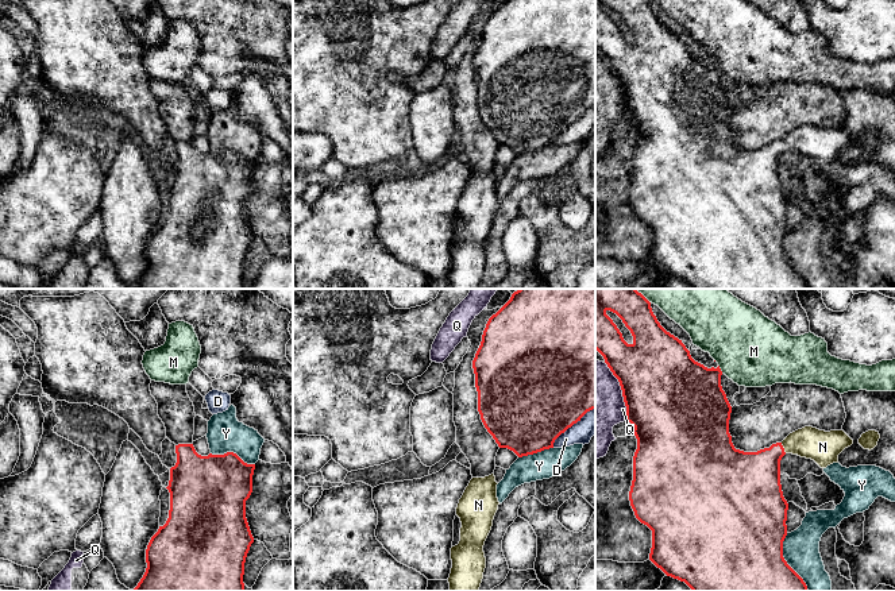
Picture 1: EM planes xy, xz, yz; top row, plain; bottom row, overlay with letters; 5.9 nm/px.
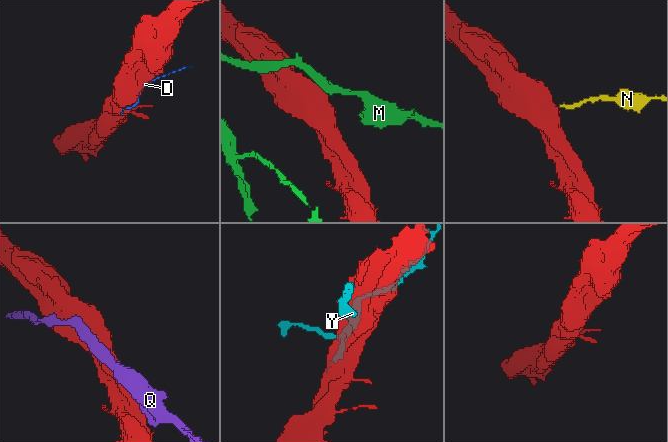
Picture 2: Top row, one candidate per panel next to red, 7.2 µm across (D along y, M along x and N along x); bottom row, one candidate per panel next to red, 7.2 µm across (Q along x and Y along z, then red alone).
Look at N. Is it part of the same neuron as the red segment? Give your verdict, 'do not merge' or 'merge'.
merge

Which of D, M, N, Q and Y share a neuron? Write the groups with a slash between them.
D / M / N / Q Y

